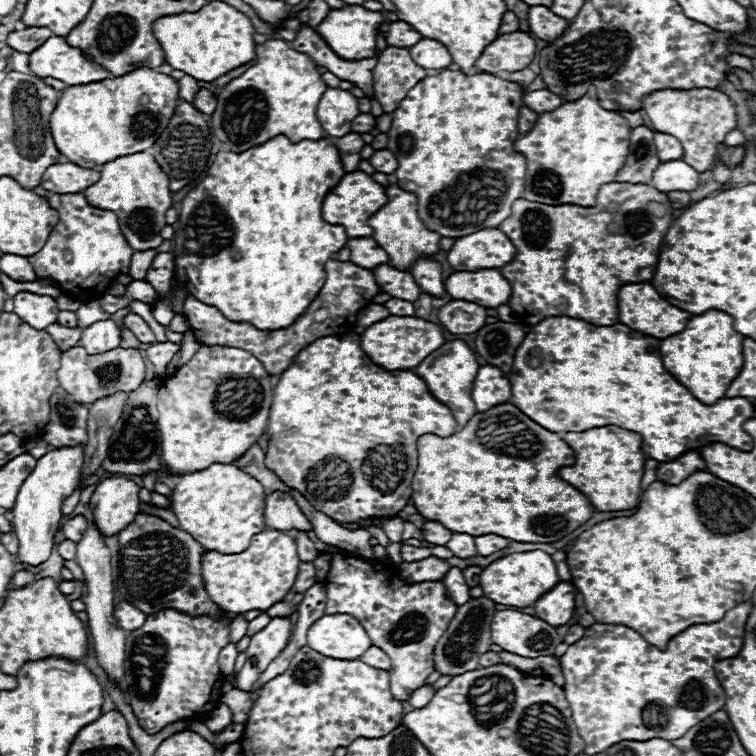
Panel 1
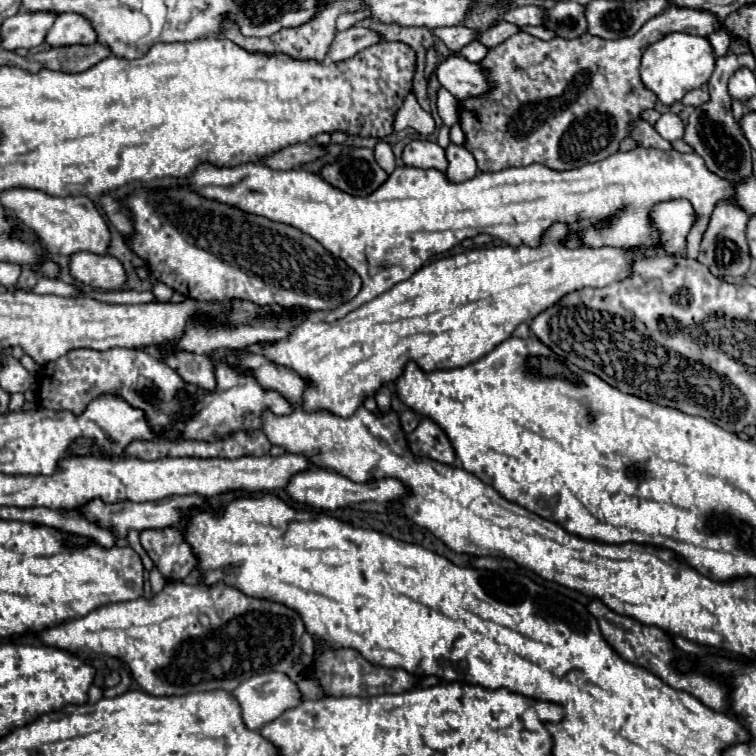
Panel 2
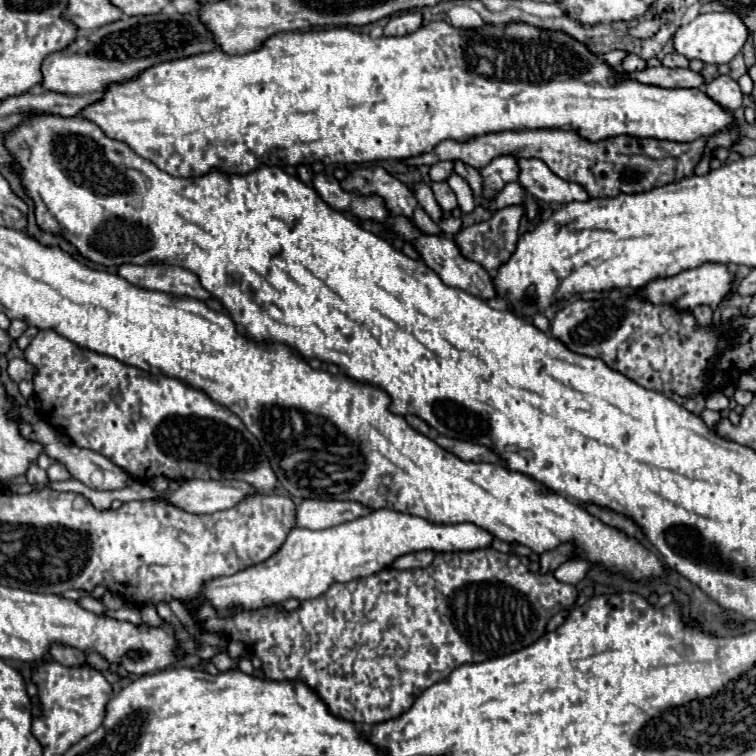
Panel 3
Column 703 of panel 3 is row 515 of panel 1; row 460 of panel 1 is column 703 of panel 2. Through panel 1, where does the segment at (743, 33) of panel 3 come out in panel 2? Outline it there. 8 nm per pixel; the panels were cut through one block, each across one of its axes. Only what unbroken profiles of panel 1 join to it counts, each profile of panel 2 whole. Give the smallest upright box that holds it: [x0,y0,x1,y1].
[640,32,716,106]

